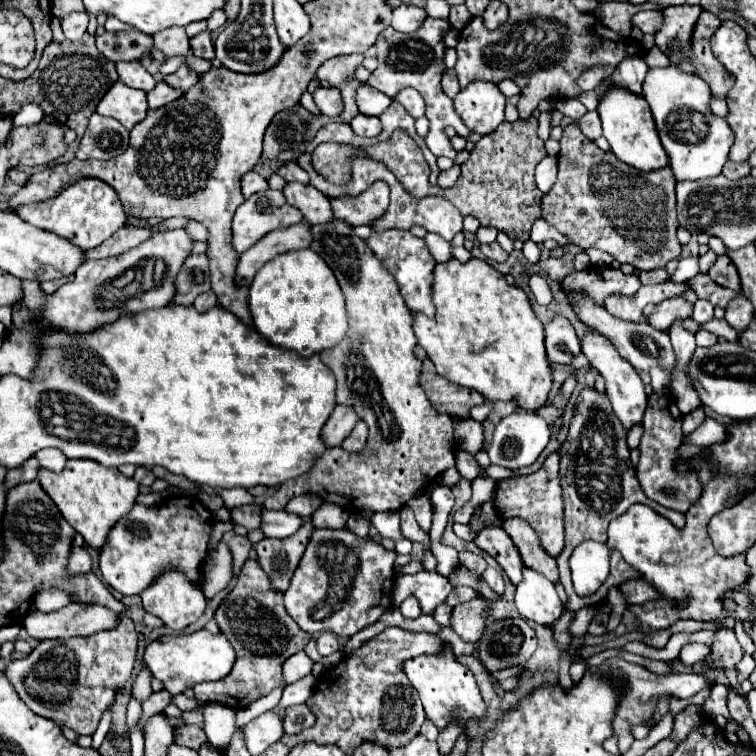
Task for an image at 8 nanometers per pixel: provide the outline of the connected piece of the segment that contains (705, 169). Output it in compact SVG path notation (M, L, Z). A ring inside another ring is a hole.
M677 66L651 68L643 82L645 100L651 106L661 144L665 146L671 170L677 180L705 180L721 174L733 146L729 124L709 110L709 84L699 76L683 74Z

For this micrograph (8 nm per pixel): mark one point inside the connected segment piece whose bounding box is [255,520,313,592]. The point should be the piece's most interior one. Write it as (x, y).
(279, 558)

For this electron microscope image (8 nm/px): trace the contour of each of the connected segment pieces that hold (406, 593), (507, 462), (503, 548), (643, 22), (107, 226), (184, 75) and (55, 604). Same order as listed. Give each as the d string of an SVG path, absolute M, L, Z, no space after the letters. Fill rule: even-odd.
M417 572L413 576L399 576L393 586L393 602L401 604L405 598L415 596L419 600L423 614L433 614L439 604L443 604L453 586L445 576L437 572Z
M511 412L509 416L501 418L499 424L495 426L491 446L487 450L491 464L499 464L503 468L521 468L521 466L531 466L539 454L545 450L549 444L549 424L539 416L539 414L529 414L529 412Z
M485 528L475 538L475 544L499 562L499 566L505 570L505 574L509 576L513 586L517 586L523 580L525 564L521 560L517 546L509 538L509 534L505 534L503 528Z
M641 10L639 14L635 14L633 18L633 24L639 26L645 34L655 34L659 32L661 24L663 24L663 14L661 12L647 12L647 10Z
M83 178L83 182L75 182L75 186L67 186L59 196L47 202L21 206L17 214L33 226L39 226L53 234L69 238L81 250L91 250L99 246L125 224L125 212L115 190L111 190L111 186L107 186L105 182L99 182L93 178Z
M183 64L175 74L171 74L171 76L165 76L165 82L167 84L171 84L171 86L175 86L175 88L181 88L181 90L189 90L193 84L197 84L199 82L199 72L195 72L195 70L191 70L187 64Z
M55 588L37 593L33 601L37 610L45 613L59 610L71 602L65 592Z

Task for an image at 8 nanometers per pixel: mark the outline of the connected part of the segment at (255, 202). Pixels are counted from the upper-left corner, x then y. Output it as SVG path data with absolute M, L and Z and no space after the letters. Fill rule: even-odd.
M265 190L251 196L233 216L233 248L241 254L265 234L297 224L303 214L287 204L281 190Z

